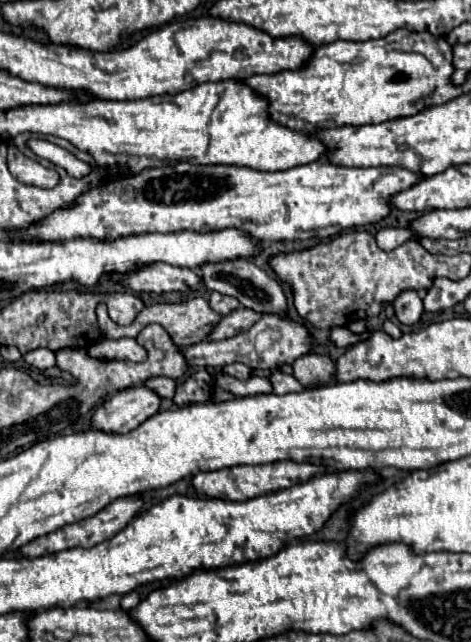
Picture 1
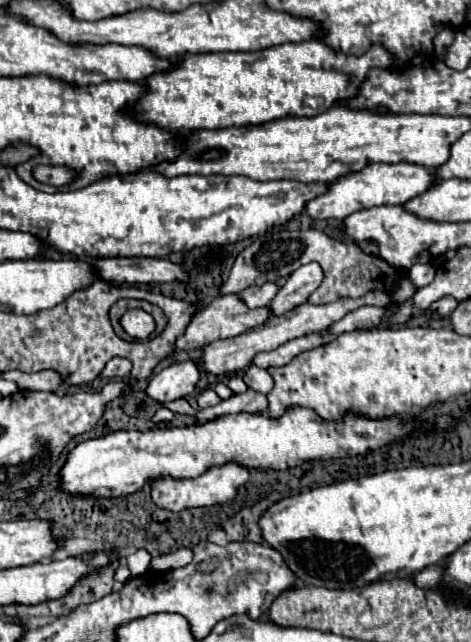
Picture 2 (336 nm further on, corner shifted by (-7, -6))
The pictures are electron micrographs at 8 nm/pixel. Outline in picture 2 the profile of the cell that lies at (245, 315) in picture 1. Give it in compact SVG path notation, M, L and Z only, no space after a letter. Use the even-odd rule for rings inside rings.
M310 262L306 266L300 266L294 274L290 274L284 282L284 286L278 290L274 300L270 302L270 314L280 316L296 306L304 304L308 296L320 286L322 282L322 268L316 262Z

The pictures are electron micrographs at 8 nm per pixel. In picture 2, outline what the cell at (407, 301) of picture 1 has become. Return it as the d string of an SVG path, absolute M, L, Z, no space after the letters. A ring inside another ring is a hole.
M416 264L408 270L408 276L410 276L416 290L430 284L434 280L434 274L436 274L436 270L432 264Z

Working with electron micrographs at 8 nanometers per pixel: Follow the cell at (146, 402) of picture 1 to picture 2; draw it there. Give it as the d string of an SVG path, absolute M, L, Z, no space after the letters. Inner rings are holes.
M192 360L168 364L150 376L152 380L148 382L146 394L148 398L160 404L172 402L178 398L186 398L188 394L194 392L200 380L200 374L202 374L200 366Z

